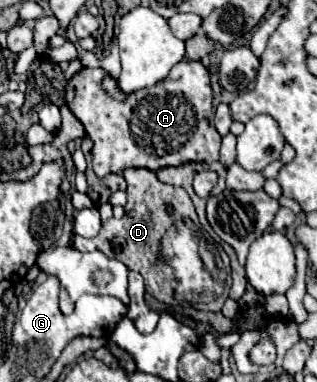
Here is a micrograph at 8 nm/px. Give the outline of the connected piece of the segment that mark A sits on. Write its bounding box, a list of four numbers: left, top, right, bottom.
[67,61,221,179]

